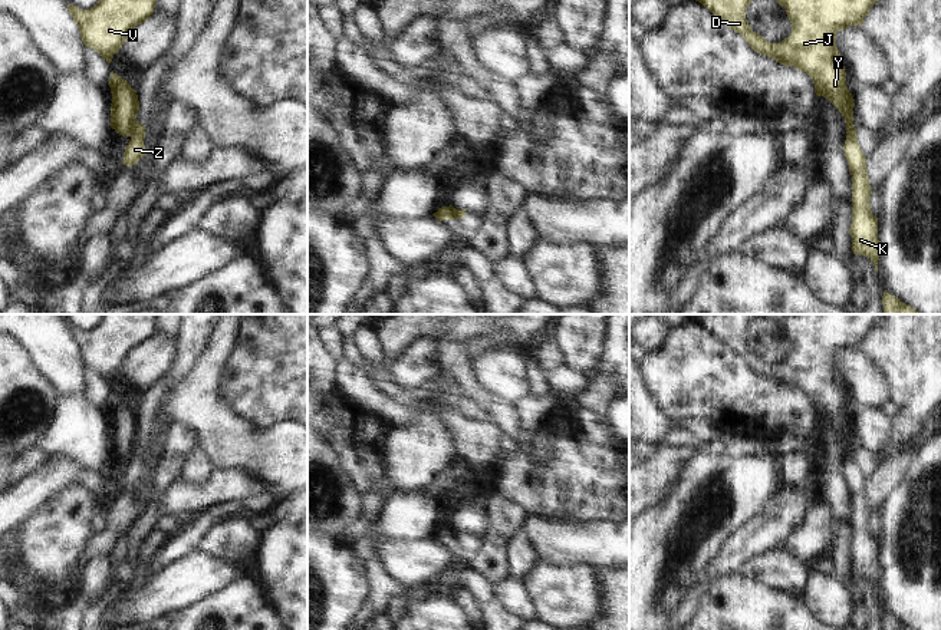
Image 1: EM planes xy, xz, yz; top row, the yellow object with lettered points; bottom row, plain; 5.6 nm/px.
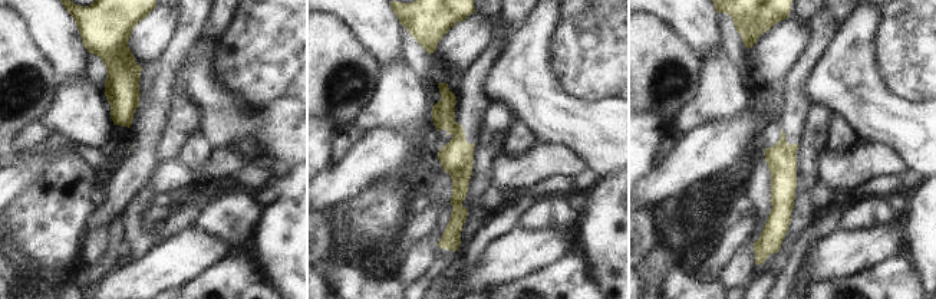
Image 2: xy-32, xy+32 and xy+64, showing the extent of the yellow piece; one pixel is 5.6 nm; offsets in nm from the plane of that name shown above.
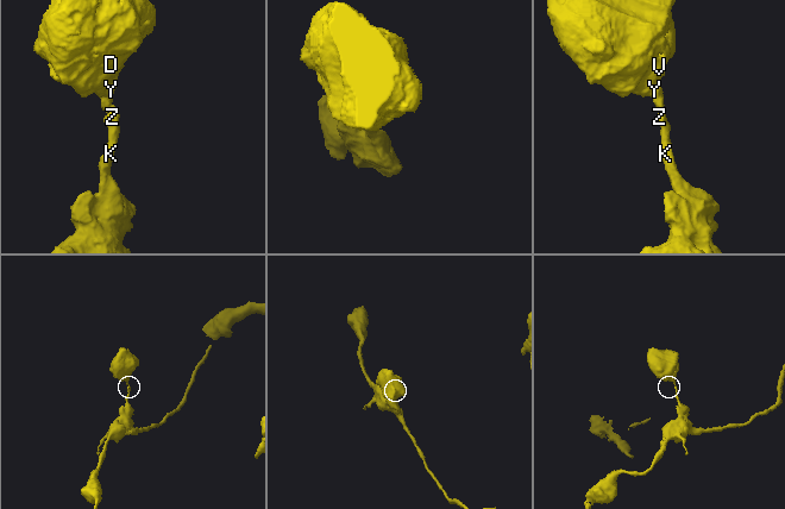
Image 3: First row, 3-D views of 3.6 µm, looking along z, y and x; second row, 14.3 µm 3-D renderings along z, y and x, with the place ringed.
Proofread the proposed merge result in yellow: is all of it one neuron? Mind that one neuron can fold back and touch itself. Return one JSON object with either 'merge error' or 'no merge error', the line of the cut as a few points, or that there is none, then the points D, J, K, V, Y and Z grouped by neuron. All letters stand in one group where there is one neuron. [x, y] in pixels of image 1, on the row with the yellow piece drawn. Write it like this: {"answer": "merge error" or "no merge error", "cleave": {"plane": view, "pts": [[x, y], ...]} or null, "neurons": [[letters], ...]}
{"answer": "merge error", "cleave": {"plane": "xy", "pts": [[137, 122], [130, 135]]}, "neurons": [["D", "J", "V", "Y"], ["K", "Z"]]}

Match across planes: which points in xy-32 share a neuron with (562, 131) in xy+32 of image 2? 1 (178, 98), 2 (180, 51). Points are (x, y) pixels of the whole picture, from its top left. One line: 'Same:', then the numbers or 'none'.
Same: none

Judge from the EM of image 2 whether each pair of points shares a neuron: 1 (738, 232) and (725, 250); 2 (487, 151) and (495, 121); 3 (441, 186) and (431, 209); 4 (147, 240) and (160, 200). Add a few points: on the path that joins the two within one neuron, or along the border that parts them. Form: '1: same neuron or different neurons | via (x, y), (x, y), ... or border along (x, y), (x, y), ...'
1: same neuron | via (734, 236), (725, 246)
2: same neuron | via (490, 144), (494, 128)
3: same neuron | via (441, 191), (434, 203)
4: different neurons | border along (155, 194), (151, 203)

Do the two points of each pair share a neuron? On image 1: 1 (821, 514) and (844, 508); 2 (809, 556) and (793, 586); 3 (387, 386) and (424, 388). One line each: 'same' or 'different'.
1: different
2: different
3: same

